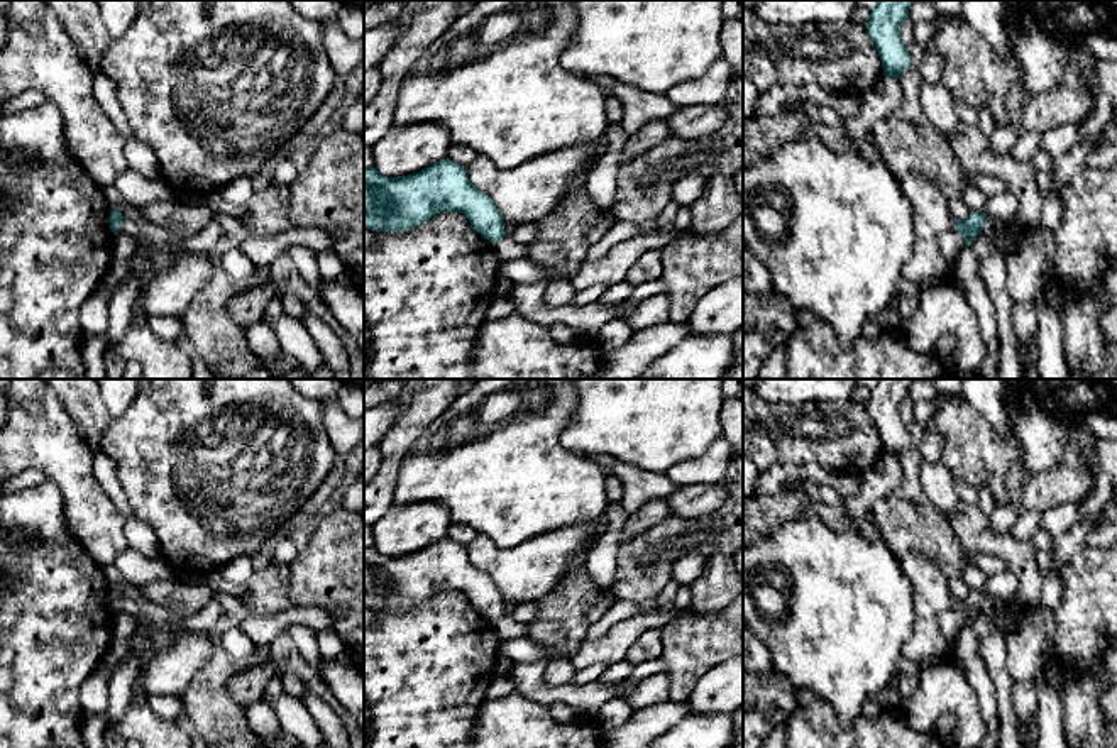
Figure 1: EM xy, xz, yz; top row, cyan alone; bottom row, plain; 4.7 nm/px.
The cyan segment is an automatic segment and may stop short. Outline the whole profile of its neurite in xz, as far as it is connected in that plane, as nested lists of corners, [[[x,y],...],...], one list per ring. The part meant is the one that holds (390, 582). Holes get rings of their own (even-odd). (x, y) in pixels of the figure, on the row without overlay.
[[[448,536],[398,557],[364,547],[364,608],[410,609],[445,591],[462,592],[492,624],[506,616],[494,580],[469,560],[465,545]]]

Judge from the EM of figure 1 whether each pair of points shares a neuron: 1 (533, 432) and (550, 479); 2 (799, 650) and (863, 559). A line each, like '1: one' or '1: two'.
1: one
2: one

